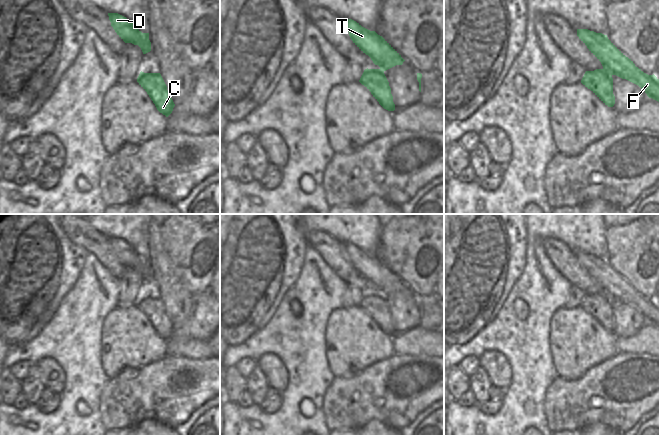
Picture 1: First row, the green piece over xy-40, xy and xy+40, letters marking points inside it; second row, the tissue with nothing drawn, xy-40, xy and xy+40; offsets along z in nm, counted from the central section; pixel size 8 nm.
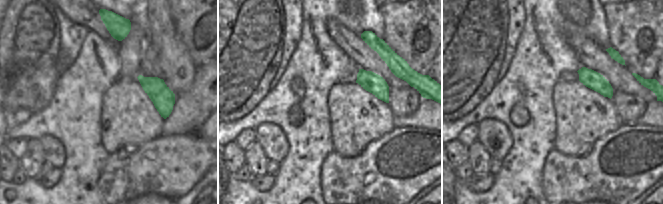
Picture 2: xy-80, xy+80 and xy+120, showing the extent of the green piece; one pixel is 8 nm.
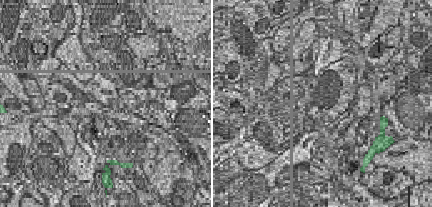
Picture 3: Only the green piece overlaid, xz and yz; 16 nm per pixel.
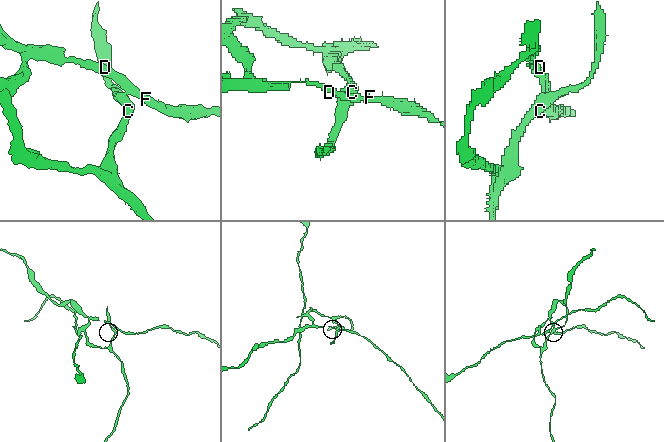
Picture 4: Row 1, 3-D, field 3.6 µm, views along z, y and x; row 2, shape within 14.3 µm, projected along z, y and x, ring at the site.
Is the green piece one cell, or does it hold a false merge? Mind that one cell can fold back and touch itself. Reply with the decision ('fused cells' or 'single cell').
fused cells

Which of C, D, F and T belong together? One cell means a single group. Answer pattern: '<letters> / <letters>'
C / D F T

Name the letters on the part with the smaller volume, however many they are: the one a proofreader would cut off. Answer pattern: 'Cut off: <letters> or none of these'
Cut off: D, F, T

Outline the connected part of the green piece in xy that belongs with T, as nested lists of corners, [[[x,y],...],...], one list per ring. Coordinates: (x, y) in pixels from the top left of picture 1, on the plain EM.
[[[345,243],[345,250],[353,267],[366,279],[375,289],[386,295],[396,289],[402,289],[405,285],[401,279],[375,255],[362,251],[352,243]]]

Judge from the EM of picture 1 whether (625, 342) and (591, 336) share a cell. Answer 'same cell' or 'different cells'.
different cells

